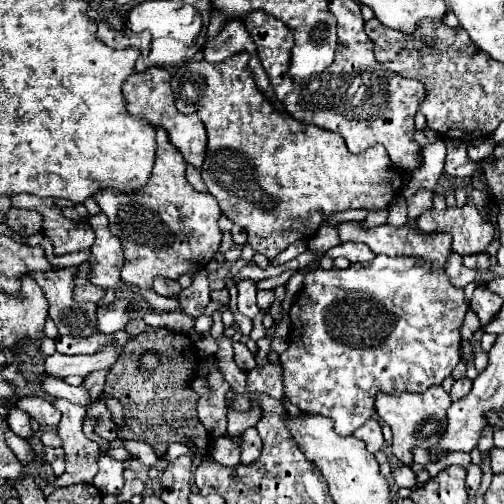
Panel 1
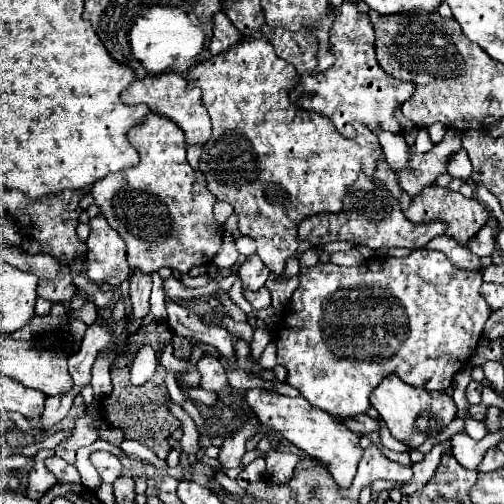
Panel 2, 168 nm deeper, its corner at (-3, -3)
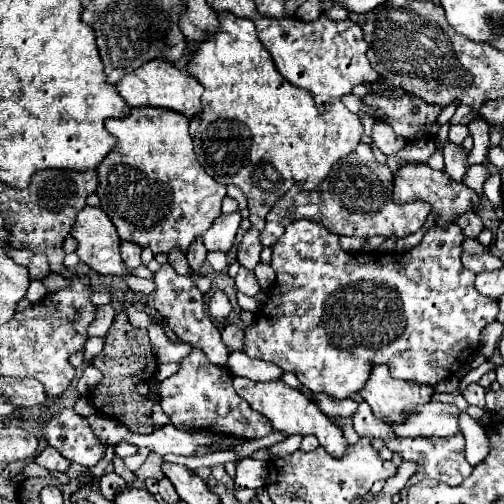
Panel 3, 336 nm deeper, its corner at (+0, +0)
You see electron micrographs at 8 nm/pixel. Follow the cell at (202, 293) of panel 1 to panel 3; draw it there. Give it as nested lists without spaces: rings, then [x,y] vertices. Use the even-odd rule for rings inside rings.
[[[170,252],[170,254],[168,254],[168,260],[170,260],[170,266],[172,266],[180,276],[190,276],[190,264],[188,264],[188,260],[186,260],[186,254]]]

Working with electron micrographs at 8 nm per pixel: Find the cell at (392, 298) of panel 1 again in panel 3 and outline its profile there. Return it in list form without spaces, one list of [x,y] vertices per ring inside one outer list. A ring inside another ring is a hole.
[[[298,220],[292,222],[286,232],[282,234],[282,238],[272,246],[272,266],[276,270],[276,282],[270,288],[270,300],[268,304],[256,314],[256,322],[252,326],[246,328],[246,338],[244,338],[244,348],[242,352],[248,354],[250,358],[260,358],[260,360],[268,360],[274,362],[276,366],[280,366],[284,372],[294,372],[296,378],[302,382],[302,386],[306,386],[308,390],[312,390],[314,394],[326,394],[330,398],[336,400],[344,400],[350,398],[352,394],[360,392],[364,388],[364,384],[370,378],[370,372],[376,364],[388,364],[390,373],[393,378],[406,380],[408,382],[420,382],[420,384],[430,384],[436,386],[440,380],[444,380],[450,372],[458,370],[462,362],[466,362],[476,350],[478,350],[478,342],[480,342],[480,332],[496,320],[496,312],[498,312],[498,302],[492,298],[482,296],[476,286],[474,286],[474,278],[476,274],[470,272],[468,268],[464,268],[462,260],[460,260],[460,240],[464,240],[460,228],[456,224],[446,224],[440,228],[432,228],[424,234],[422,242],[408,250],[408,252],[394,252],[394,254],[386,254],[380,250],[374,252],[362,252],[362,254],[354,254],[354,252],[344,252],[340,248],[338,236],[330,234],[326,228],[322,228],[316,222],[310,220]]]

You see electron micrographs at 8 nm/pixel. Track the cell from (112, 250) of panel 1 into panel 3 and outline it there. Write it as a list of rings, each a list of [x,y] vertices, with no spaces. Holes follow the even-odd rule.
[[[84,206],[80,210],[80,214],[76,216],[76,224],[72,228],[72,236],[78,240],[76,254],[80,256],[80,260],[86,266],[90,266],[92,270],[96,270],[102,276],[122,278],[132,292],[138,292],[138,294],[152,294],[154,292],[154,281],[152,279],[136,278],[136,276],[132,276],[126,270],[126,266],[124,266],[124,262],[120,258],[120,236],[116,232],[116,226],[108,220],[108,216],[100,208]]]

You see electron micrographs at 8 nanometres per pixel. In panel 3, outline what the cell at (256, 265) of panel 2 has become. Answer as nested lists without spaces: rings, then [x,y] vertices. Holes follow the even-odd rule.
[[[252,228],[244,234],[242,242],[238,244],[236,260],[240,262],[240,266],[254,270],[260,264],[260,252],[262,252],[262,244],[260,244],[260,238],[258,238],[258,230]]]

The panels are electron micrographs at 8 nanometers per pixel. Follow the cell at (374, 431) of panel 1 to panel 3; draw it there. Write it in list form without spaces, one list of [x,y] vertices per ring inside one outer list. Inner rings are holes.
[[[316,396],[316,404],[318,408],[326,414],[326,416],[346,416],[352,418],[358,410],[358,402],[354,402],[352,398],[348,400],[328,400],[328,396]]]

